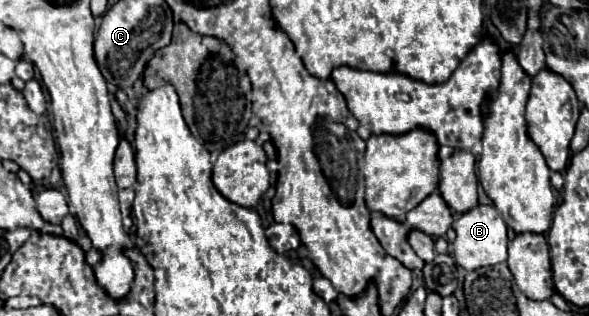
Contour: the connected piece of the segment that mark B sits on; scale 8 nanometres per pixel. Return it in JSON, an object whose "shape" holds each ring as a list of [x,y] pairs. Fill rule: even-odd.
{"shape":[[[476,205],[472,211],[466,211],[460,215],[460,219],[454,223],[454,261],[464,271],[476,271],[482,267],[494,267],[498,263],[506,261],[506,245],[508,245],[508,233],[506,225],[498,211],[494,211],[488,205]]]}

